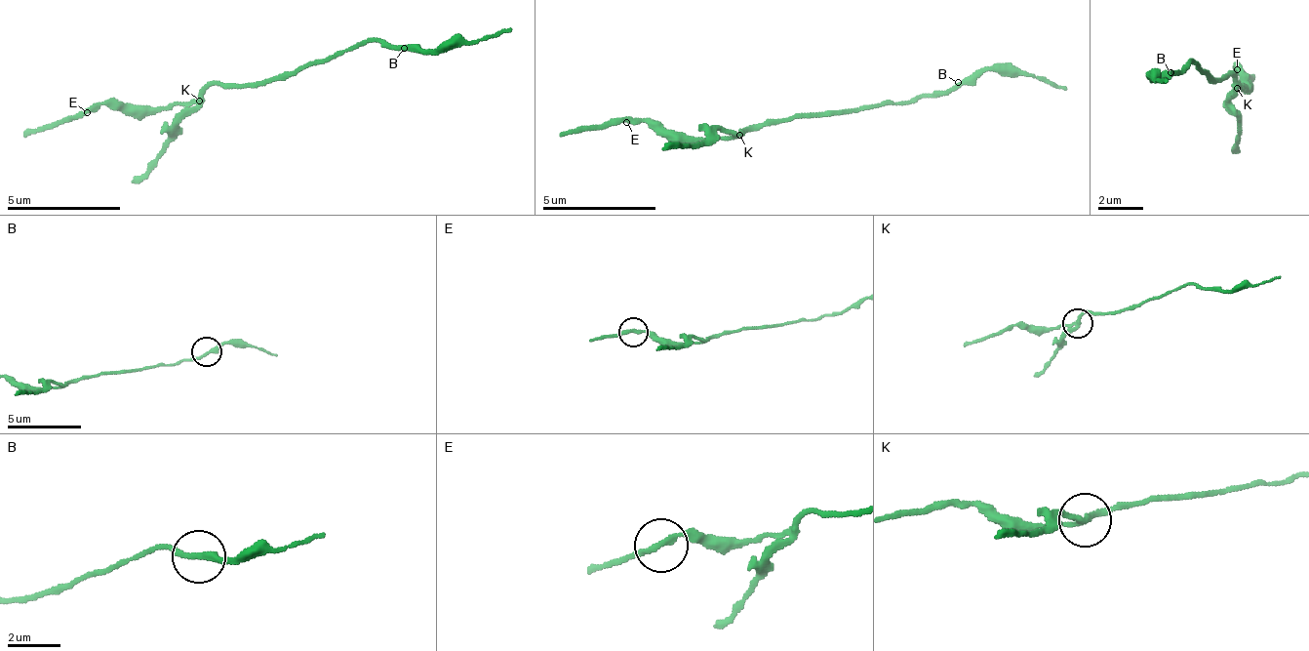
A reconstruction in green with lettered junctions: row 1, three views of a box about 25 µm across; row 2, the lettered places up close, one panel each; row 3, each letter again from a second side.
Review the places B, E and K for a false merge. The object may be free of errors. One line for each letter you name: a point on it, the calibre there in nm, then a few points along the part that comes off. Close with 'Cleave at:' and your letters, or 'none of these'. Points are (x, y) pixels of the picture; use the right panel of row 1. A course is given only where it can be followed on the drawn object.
K: at (1237, 88); 200 nm thick; foreign part runs (1235, 89), (1238, 153)
Cleave at: K

